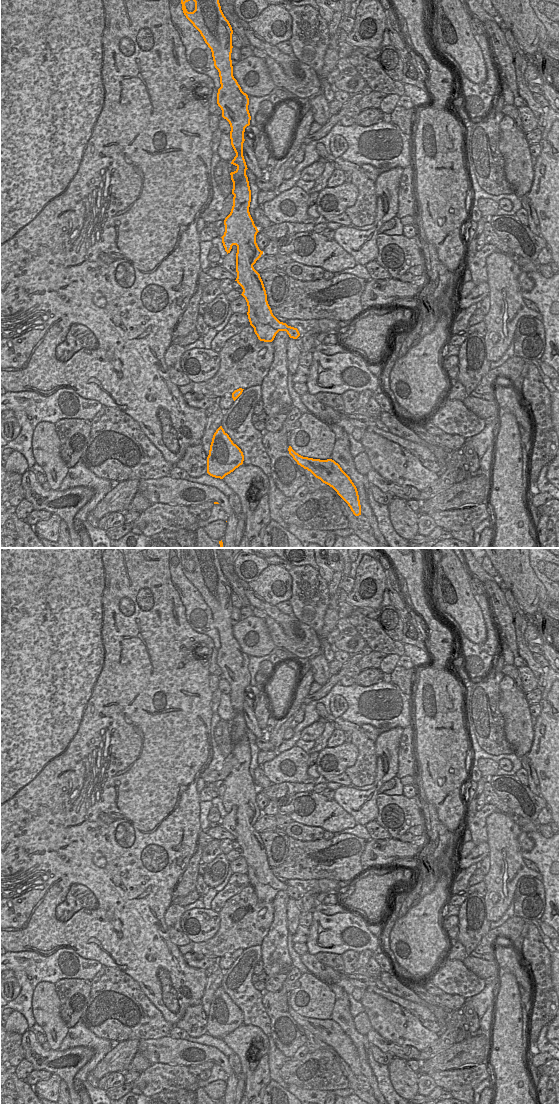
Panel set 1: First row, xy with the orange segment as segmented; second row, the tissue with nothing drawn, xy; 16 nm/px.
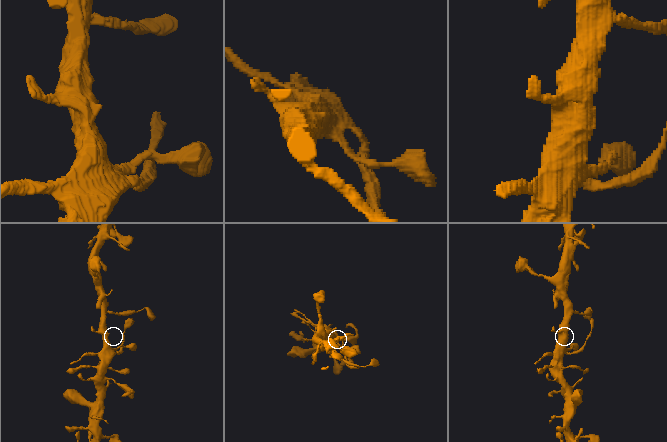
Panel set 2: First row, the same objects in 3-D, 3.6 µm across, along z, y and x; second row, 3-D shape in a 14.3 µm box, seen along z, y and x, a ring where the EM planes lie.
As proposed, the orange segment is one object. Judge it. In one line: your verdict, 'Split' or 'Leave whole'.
Leave whole

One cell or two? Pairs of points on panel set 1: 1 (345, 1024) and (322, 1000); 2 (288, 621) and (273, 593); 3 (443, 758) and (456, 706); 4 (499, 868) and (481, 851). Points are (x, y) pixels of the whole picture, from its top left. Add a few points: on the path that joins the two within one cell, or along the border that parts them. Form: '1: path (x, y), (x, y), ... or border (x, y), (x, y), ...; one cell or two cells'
1: border (329, 987), (334, 994), (334, 1007), (331, 1018); two cells
2: border (255, 592), (275, 606); two cells
3: path (443, 745), (443, 742), (455, 730), (455, 719); one cell
4: border (486, 842), (488, 854); two cells

